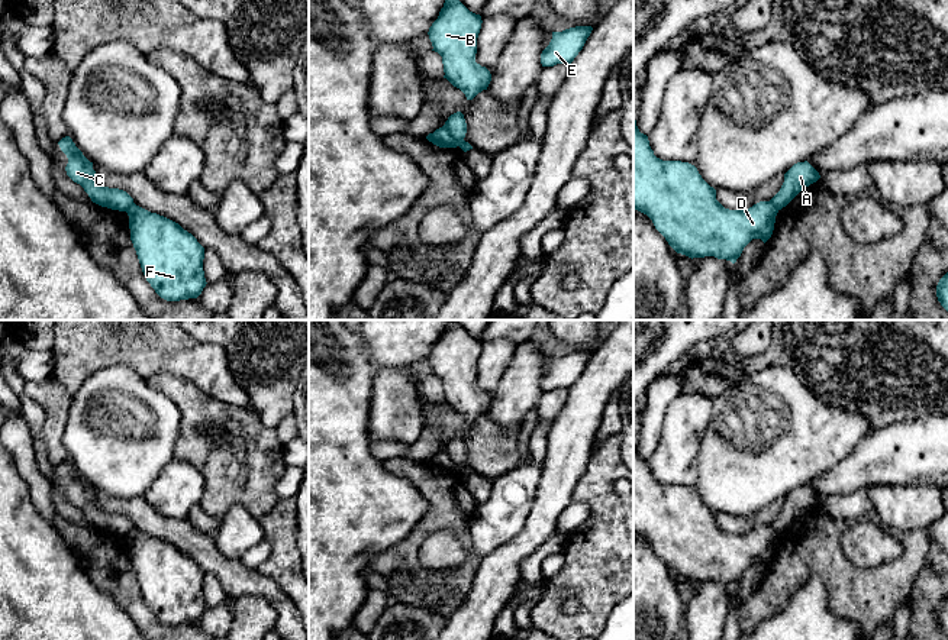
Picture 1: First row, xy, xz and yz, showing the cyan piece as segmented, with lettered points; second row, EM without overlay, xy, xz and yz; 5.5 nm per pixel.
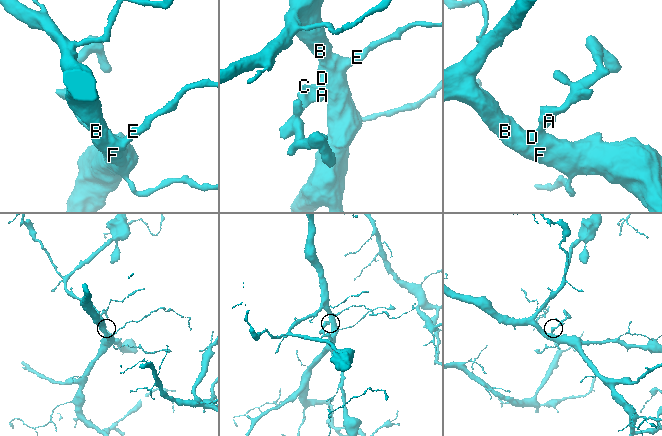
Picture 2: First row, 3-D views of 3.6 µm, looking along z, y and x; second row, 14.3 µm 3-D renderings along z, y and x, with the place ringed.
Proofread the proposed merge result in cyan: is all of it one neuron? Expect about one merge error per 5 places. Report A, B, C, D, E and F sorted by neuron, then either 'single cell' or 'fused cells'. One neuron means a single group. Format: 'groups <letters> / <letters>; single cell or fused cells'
groups A C / B D E F; fused cells

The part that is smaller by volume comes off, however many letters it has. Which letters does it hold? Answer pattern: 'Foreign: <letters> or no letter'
Foreign: A, C

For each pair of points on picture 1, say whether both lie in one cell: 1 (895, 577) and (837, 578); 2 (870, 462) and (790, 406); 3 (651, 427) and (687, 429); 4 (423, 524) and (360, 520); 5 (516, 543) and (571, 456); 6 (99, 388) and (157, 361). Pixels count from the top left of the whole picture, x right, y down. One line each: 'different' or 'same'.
1: same
2: different
3: different
4: different
5: same
6: different

